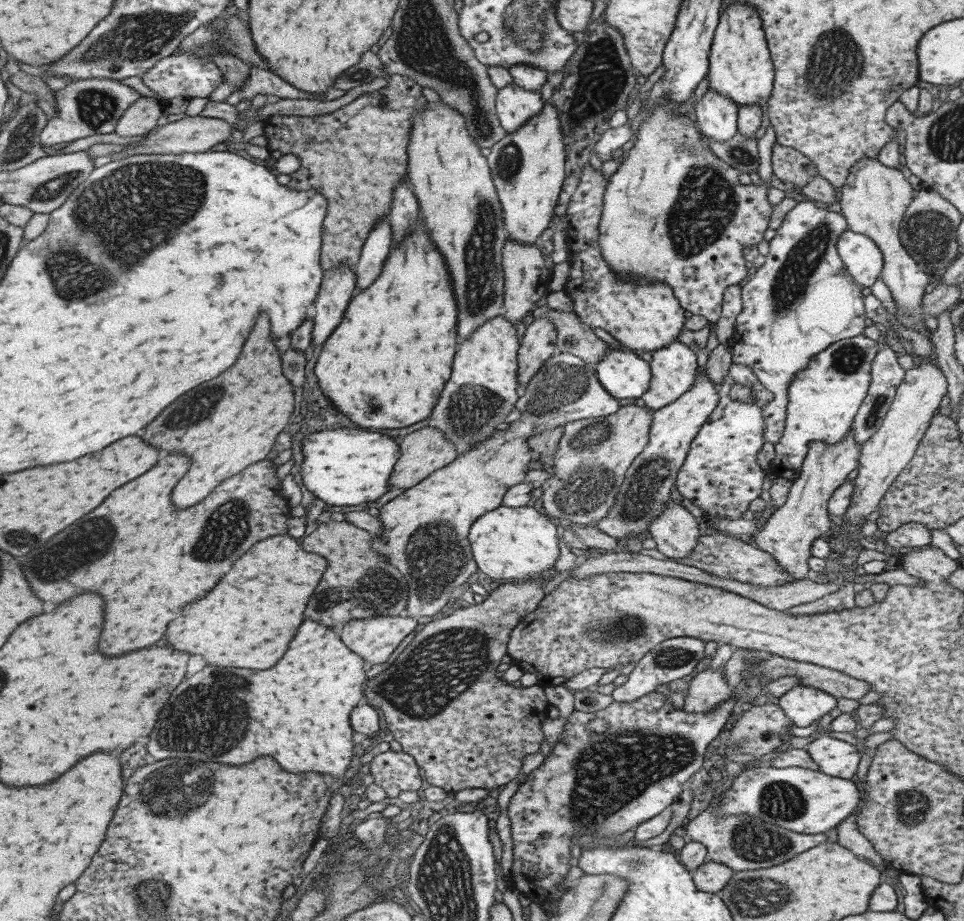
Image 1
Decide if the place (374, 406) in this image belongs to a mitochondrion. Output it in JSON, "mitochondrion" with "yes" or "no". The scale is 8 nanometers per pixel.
{"mitochondrion":"yes"}

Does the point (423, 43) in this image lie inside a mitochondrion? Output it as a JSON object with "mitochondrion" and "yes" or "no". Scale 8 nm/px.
{"mitochondrion":"yes"}

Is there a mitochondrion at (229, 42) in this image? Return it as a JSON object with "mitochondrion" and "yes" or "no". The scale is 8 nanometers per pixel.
{"mitochondrion":"yes"}

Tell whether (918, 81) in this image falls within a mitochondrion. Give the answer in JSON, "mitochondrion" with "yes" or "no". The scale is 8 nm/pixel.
{"mitochondrion":"no"}

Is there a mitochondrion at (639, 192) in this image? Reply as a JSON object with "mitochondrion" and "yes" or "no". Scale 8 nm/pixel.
{"mitochondrion":"no"}

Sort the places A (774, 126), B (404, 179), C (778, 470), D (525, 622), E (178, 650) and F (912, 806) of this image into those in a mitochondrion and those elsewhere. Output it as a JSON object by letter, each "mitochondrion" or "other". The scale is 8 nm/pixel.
{"A":"other","B":"other","C":"other","D":"other","E":"other","F":"mitochondrion"}

